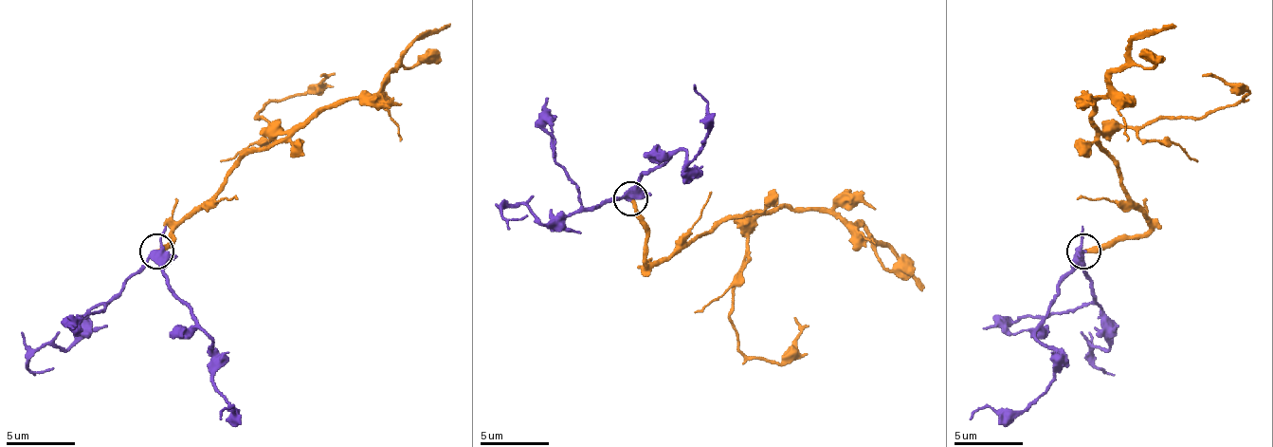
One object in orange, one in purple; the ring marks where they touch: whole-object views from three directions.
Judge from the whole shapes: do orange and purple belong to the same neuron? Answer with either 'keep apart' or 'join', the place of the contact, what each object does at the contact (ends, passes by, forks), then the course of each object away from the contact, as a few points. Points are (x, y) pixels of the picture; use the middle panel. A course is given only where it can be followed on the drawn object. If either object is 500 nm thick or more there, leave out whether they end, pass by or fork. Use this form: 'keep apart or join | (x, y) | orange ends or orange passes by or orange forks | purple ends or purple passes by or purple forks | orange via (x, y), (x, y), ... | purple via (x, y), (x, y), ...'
join | (630, 198) | orange ends | purple forks | orange via (631, 197), (648, 263), (748, 215), (731, 322), (741, 352), (779, 363), (799, 331), (792, 318) | purple via (631, 197), (635, 184), (680, 150), (686, 154), (682, 171), (686, 171), (707, 136), (707, 102), (693, 84)

